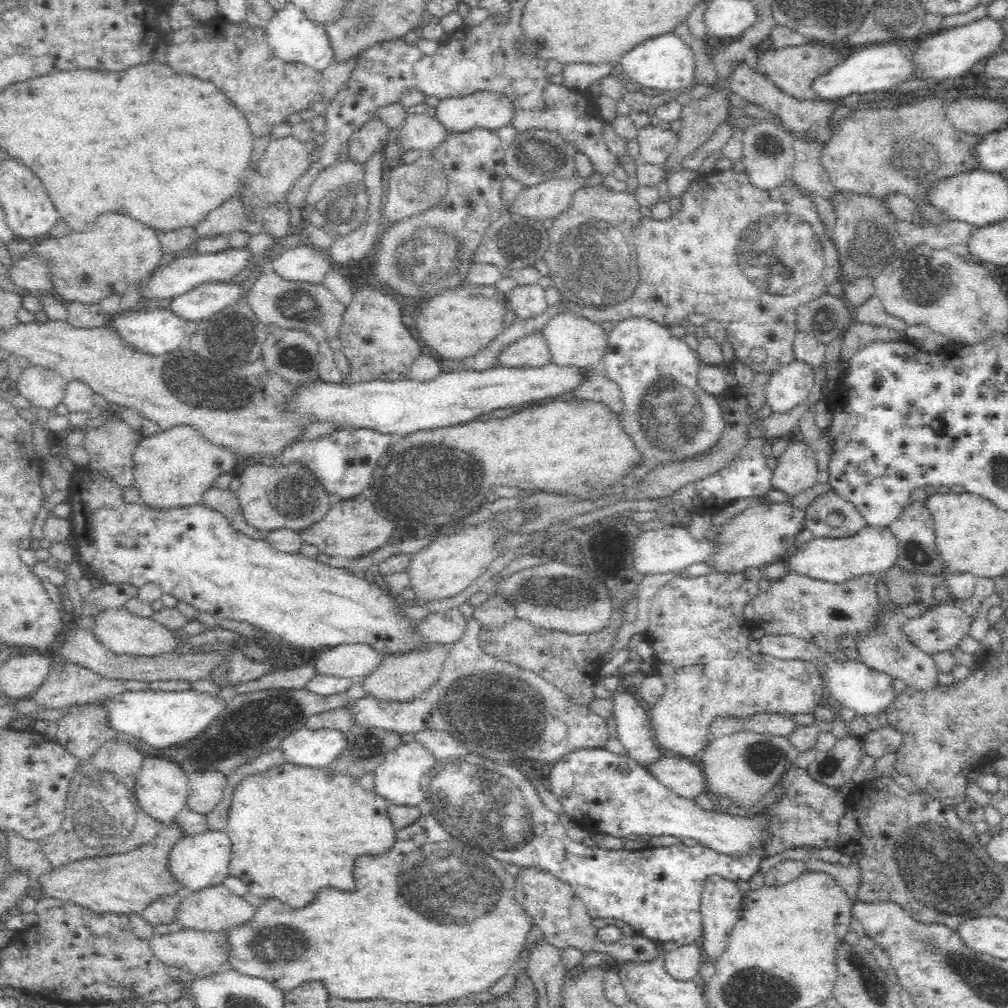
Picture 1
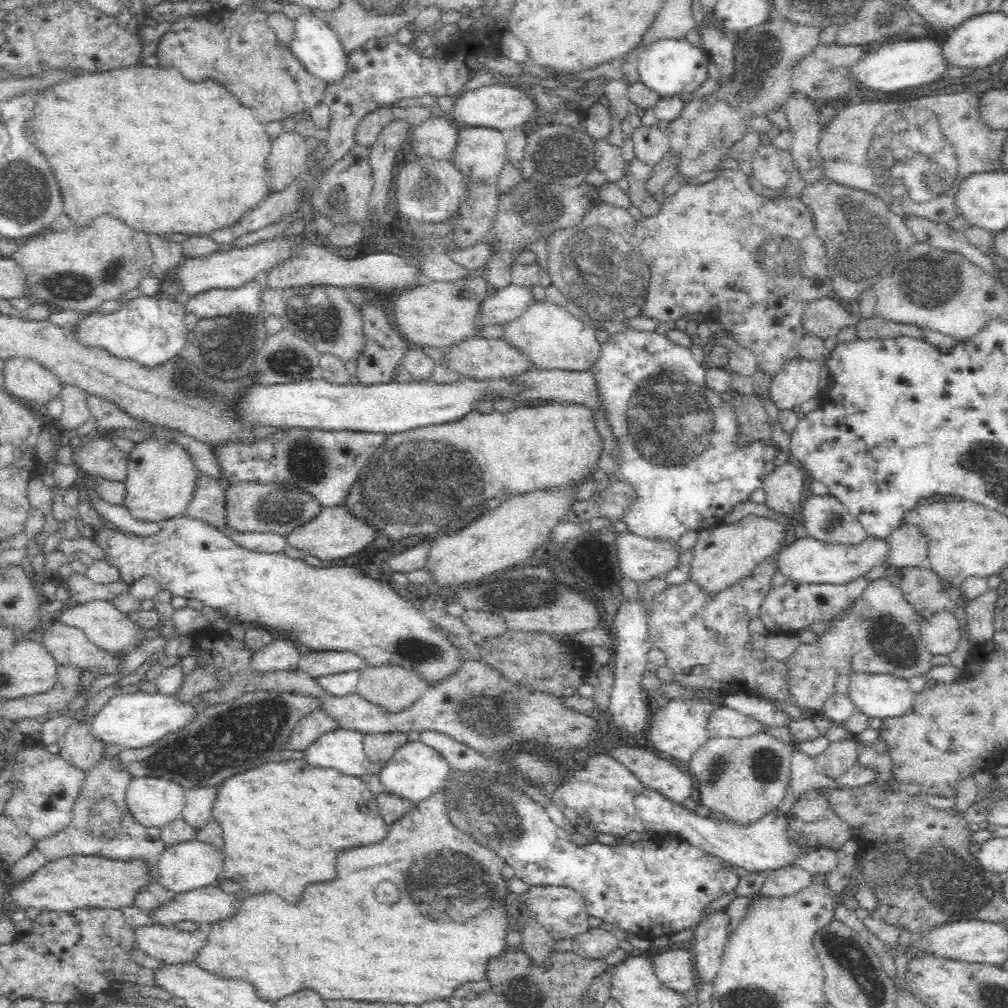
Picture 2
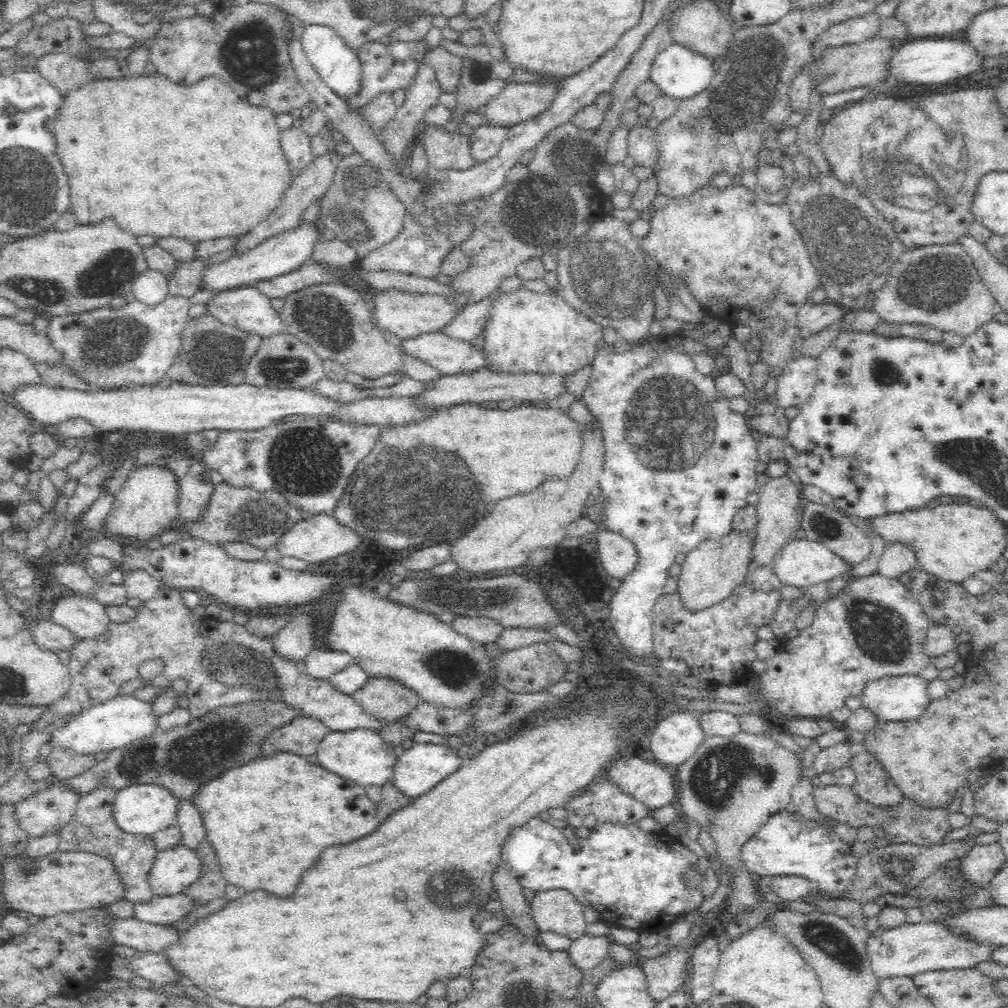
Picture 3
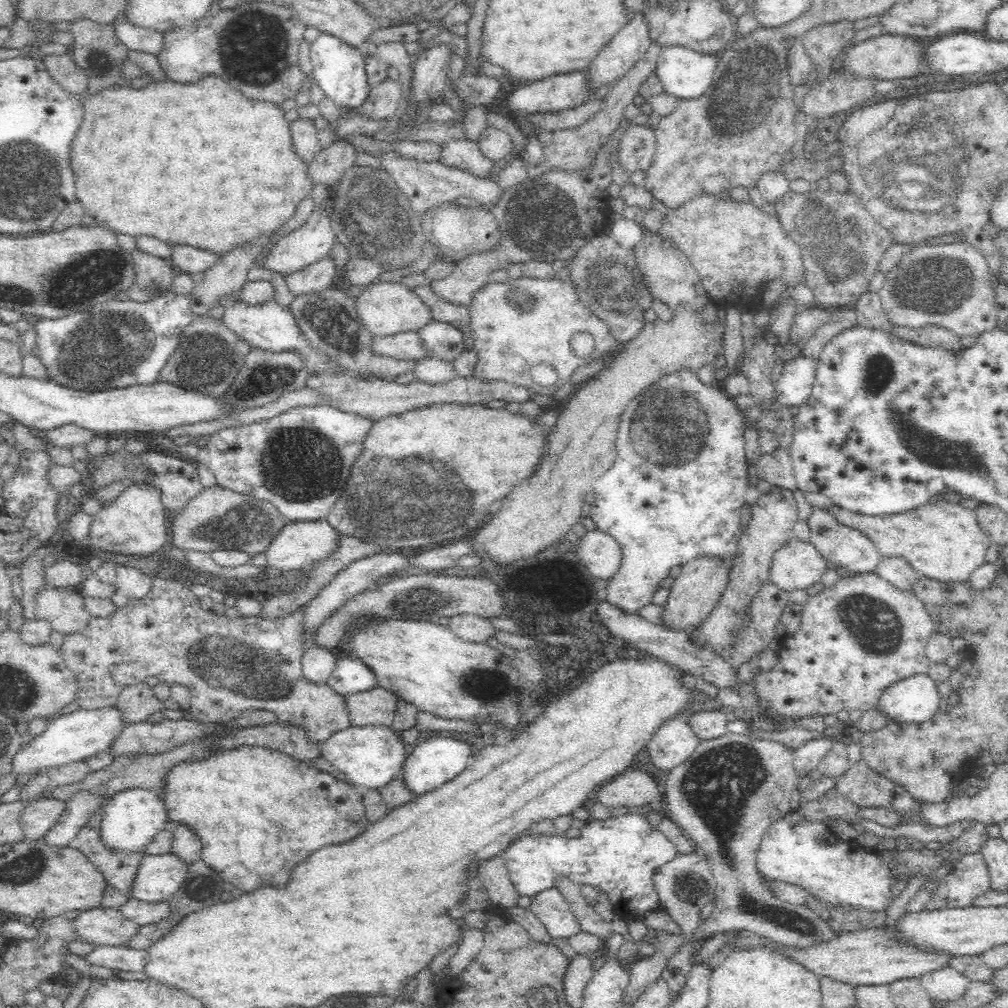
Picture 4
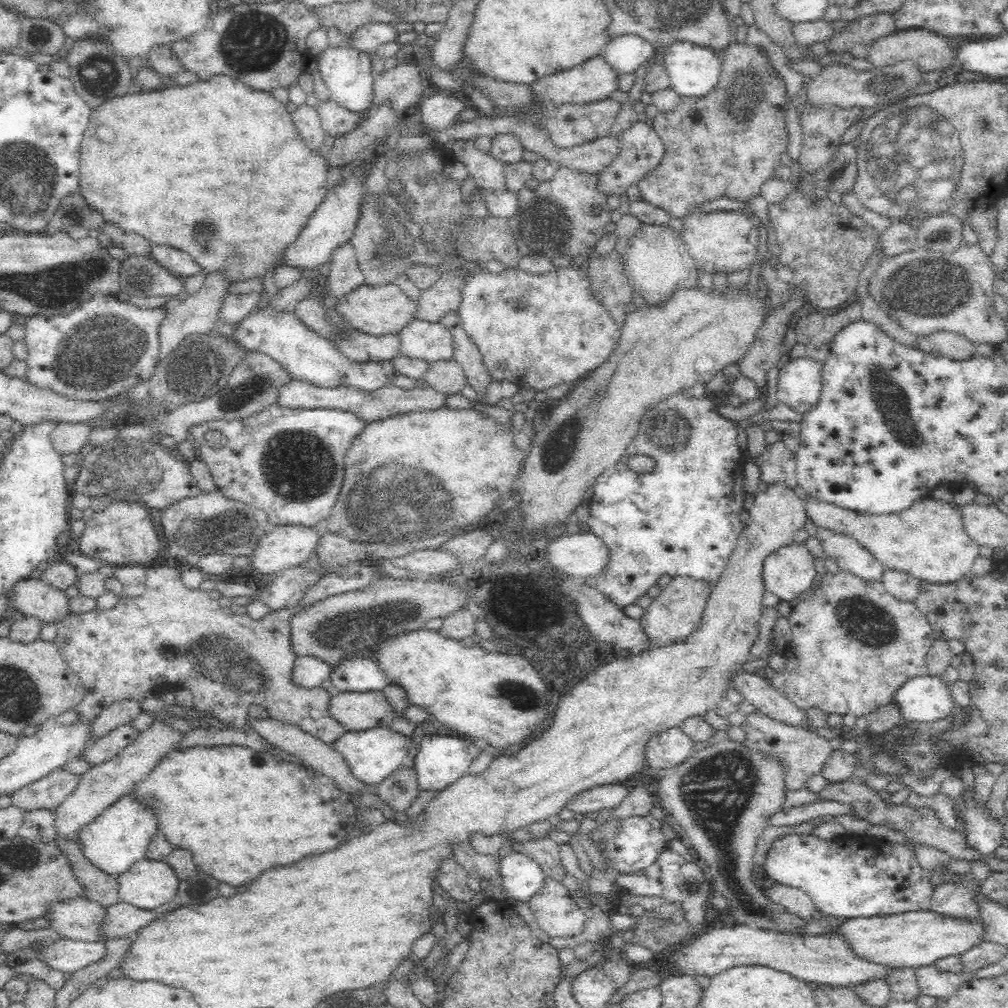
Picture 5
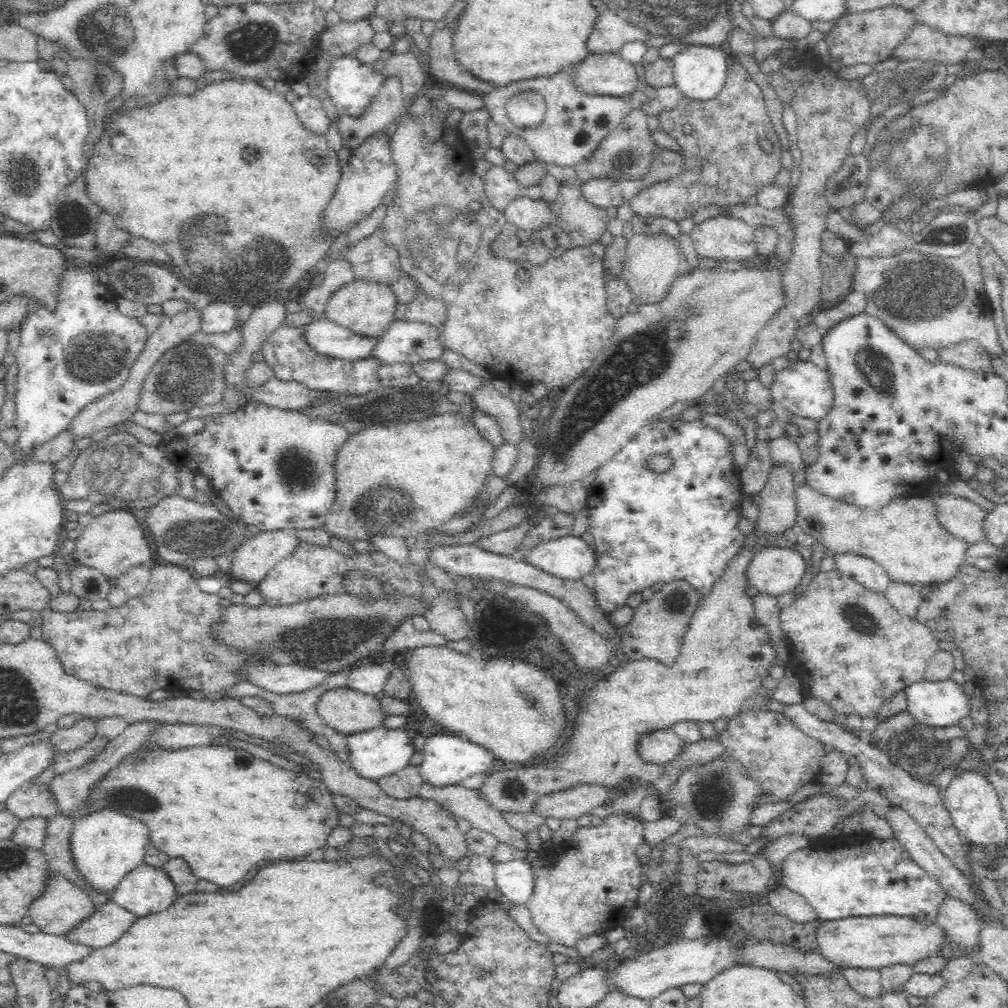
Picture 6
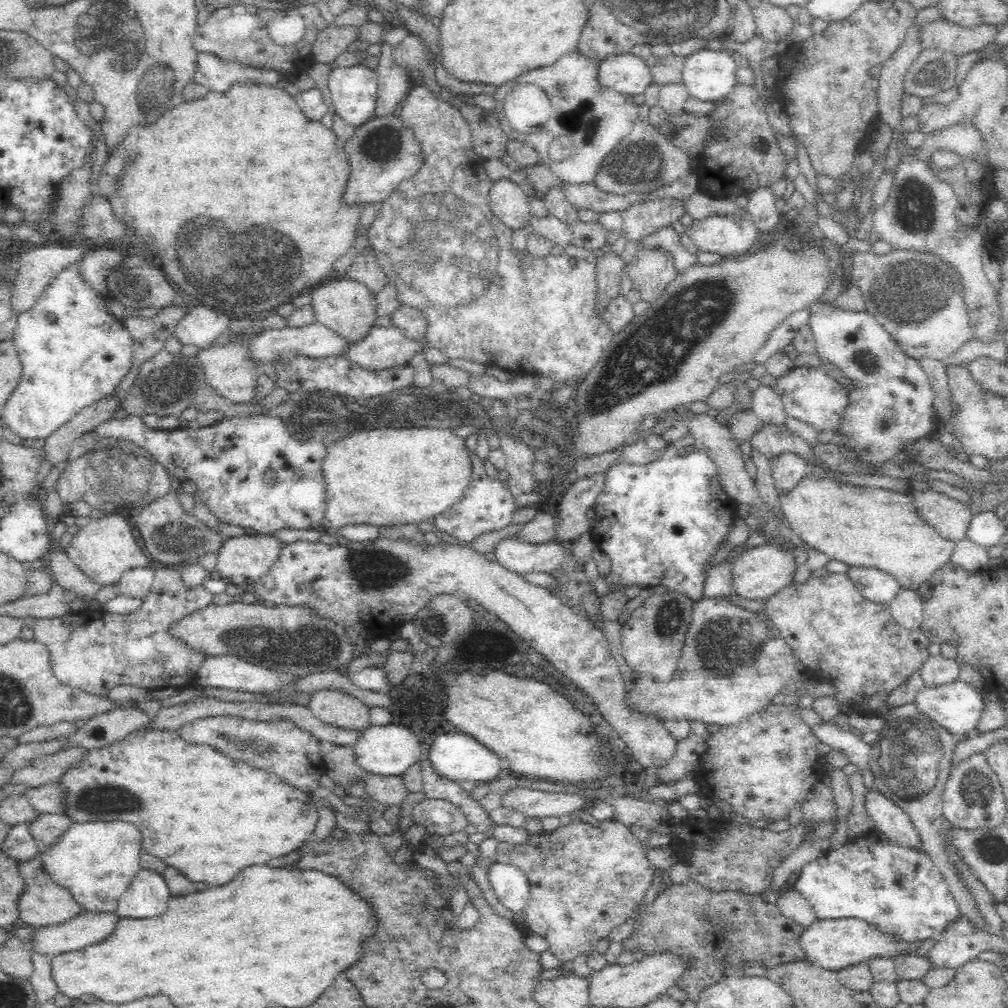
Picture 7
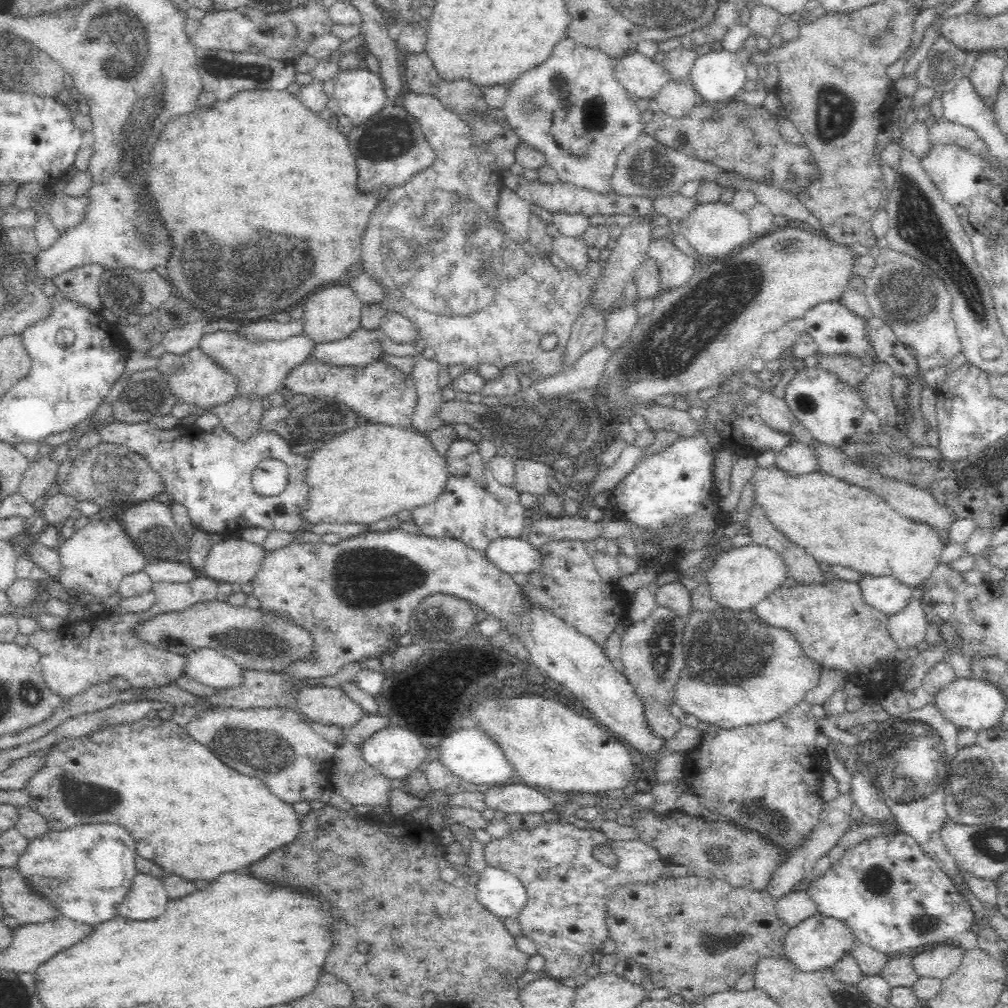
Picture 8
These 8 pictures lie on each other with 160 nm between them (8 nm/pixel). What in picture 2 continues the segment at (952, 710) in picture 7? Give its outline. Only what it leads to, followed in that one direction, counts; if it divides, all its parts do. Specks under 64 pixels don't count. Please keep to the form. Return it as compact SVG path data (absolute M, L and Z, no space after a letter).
M852 671L848 675L848 696L862 715L884 720L902 716L912 706L908 679L890 673Z

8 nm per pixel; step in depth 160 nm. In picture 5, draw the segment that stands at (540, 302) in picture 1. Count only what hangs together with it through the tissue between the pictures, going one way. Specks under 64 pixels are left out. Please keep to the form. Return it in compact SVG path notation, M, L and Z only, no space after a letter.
M412 320L398 333L402 337L400 354L424 360L427 363L450 360L454 354L452 333L440 323Z

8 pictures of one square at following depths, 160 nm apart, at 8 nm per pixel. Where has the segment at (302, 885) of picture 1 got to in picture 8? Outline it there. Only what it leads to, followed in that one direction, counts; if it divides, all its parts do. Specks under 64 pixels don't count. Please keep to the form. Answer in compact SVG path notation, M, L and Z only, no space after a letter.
M143 717L134 722L122 723L114 729L106 731L92 732L90 735L84 735L78 738L62 738L54 745L48 754L46 754L46 766L42 770L38 770L28 786L26 791L30 791L30 806L36 812L48 818L48 823L54 827L54 830L64 830L81 824L92 823L110 823L128 824L126 828L130 828L130 834L136 840L136 850L138 856L152 860L165 870L166 873L177 874L178 876L188 880L197 881L198 879L213 881L224 874L224 872L232 872L244 866L250 866L254 862L260 862L262 858L266 858L268 854L272 854L274 850L294 842L300 834L300 826L302 826L301 816L294 811L293 802L284 802L278 796L272 794L270 786L264 784L262 779L258 777L250 778L230 766L226 766L224 761L216 758L216 755L209 747L192 740L184 727L180 727L171 721L164 721L160 718Z

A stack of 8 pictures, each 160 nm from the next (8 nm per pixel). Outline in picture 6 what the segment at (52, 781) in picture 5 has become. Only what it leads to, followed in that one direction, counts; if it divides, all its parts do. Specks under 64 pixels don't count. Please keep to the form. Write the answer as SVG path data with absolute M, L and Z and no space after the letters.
M24 783L4 802L6 809L20 817L20 820L33 816L53 817L60 815L58 799L48 784Z

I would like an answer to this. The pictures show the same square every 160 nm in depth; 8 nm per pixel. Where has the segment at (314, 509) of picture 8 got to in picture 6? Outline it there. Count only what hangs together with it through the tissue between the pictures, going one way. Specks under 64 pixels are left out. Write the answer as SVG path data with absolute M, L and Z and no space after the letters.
M459 411L434 413L423 419L360 430L352 434L336 454L336 498L323 526L333 537L349 542L370 541L377 535L412 540L418 534L436 530L456 513L470 510L476 498L486 493L486 482L494 476L492 456L497 447L482 435L474 421Z

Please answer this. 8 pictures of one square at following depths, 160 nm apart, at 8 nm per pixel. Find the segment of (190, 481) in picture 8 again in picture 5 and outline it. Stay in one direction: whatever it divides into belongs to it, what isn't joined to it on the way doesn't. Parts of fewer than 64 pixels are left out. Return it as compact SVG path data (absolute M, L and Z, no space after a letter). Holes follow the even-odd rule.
M276 403L243 419L212 420L190 429L200 447L200 460L208 465L216 488L226 498L264 509L272 526L304 524L314 527L325 520L336 504L344 480L346 452L366 425L358 414L337 408L288 408ZM207 432L215 434L220 445L210 446L206 441Z

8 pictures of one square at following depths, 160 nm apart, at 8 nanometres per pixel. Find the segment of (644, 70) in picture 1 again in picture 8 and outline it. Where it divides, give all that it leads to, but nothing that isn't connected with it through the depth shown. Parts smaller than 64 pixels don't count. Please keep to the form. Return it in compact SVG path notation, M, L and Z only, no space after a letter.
M722 49L697 56L686 81L704 102L729 102L743 91L746 61L739 52Z

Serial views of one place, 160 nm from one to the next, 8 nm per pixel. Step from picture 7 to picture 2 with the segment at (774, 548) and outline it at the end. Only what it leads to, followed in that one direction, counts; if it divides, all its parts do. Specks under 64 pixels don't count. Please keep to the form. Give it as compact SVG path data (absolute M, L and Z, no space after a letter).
M810 536L792 538L778 554L777 572L795 582L842 585L863 576L874 566L886 565L888 554L890 554L888 541L874 536L867 536L855 545L827 543Z

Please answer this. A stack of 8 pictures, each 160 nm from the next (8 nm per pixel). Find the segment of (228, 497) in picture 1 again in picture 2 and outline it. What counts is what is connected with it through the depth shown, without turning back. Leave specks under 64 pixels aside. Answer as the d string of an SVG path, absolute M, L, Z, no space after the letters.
M203 473L198 474L198 488L185 514L208 521L227 534L232 531L226 519L225 490L220 487L218 481L208 478Z

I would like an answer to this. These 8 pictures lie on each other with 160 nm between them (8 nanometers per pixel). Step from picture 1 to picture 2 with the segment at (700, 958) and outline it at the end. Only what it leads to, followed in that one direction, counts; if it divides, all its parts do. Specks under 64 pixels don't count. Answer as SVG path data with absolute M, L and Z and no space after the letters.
M673 946L669 951L654 956L652 963L658 979L680 993L694 988L698 981L695 955L687 947Z

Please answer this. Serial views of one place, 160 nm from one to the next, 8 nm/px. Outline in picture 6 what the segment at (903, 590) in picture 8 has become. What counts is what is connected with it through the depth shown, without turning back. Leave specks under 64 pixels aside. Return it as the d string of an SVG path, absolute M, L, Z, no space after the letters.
M836 551L833 559L840 573L850 576L870 590L885 591L892 582L882 565L870 557L854 552Z

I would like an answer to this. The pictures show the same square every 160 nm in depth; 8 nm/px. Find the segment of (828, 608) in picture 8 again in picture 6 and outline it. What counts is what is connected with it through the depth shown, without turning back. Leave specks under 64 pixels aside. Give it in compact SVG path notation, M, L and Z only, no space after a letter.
M837 569L830 572L821 572L816 575L810 575L805 582L803 588L796 595L793 603L780 612L781 624L783 632L786 632L787 637L790 640L792 649L792 655L789 658L788 666L798 673L798 676L802 679L804 690L804 698L818 698L826 702L828 707L834 710L836 715L858 715L860 718L873 718L876 717L880 708L885 702L900 692L906 685L918 682L925 678L925 668L929 658L938 652L939 641L934 637L934 634L929 628L918 621L916 617L910 618L903 616L900 612L890 605L890 602L886 599L885 591L870 590L865 586L860 585L856 580L853 580L850 576L844 573L840 573Z

